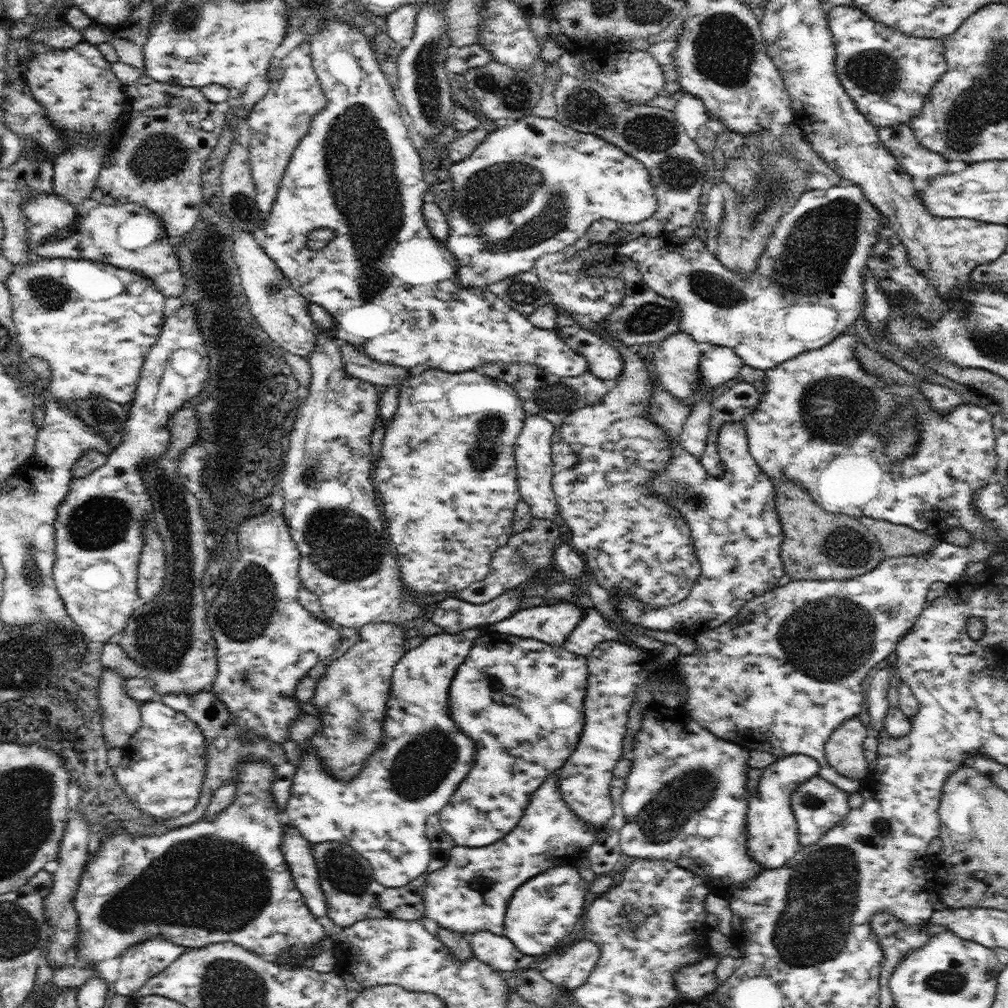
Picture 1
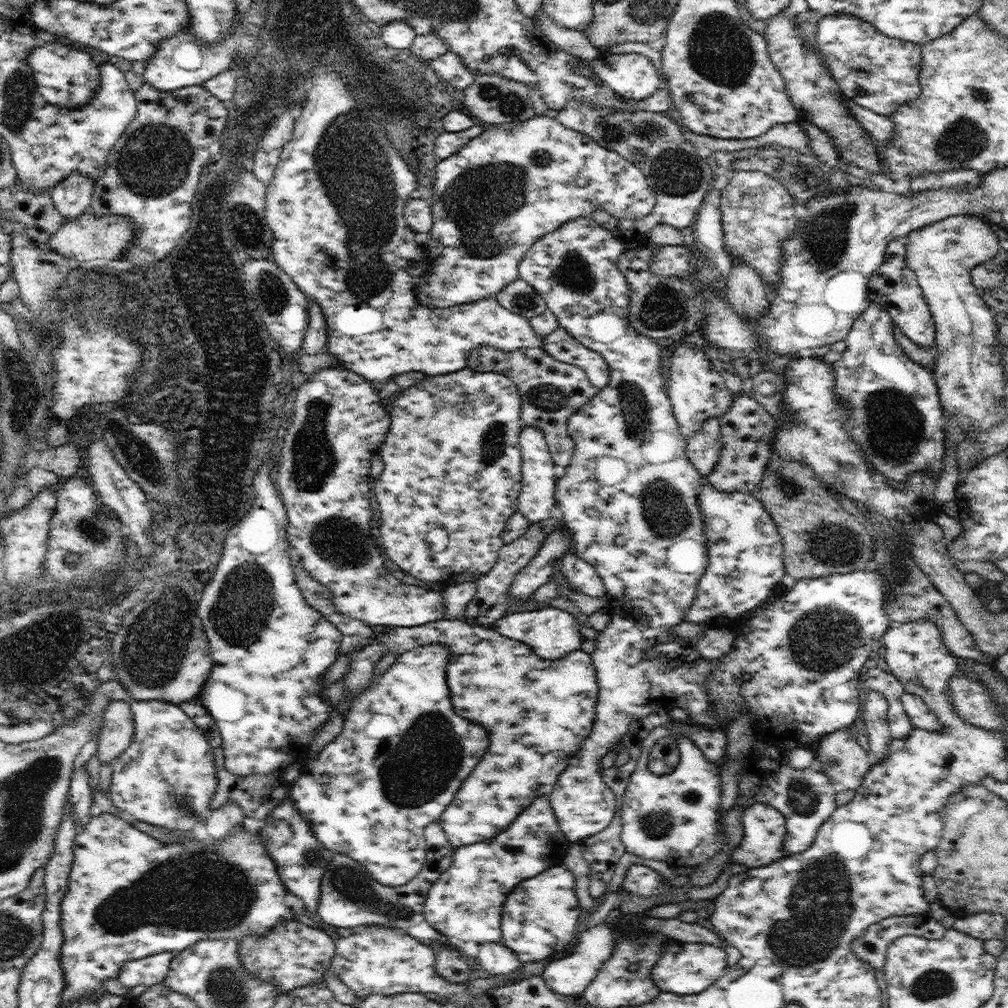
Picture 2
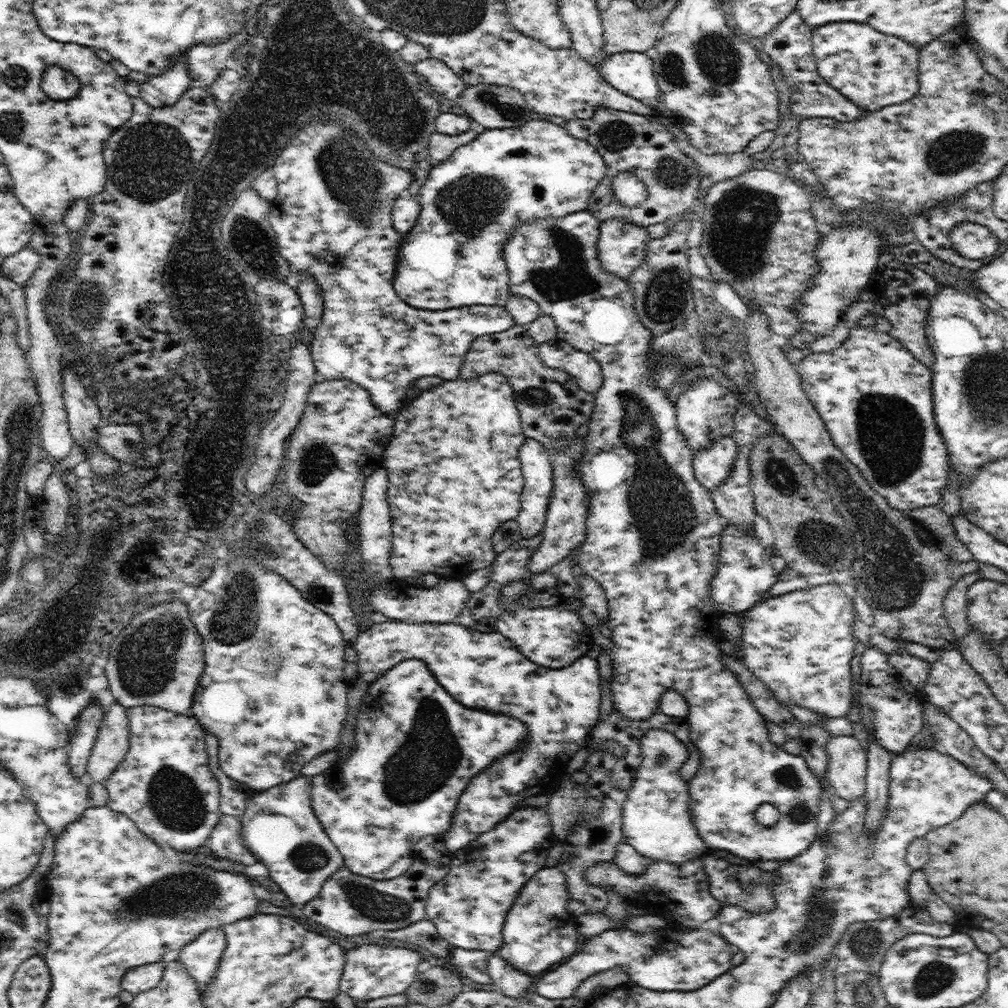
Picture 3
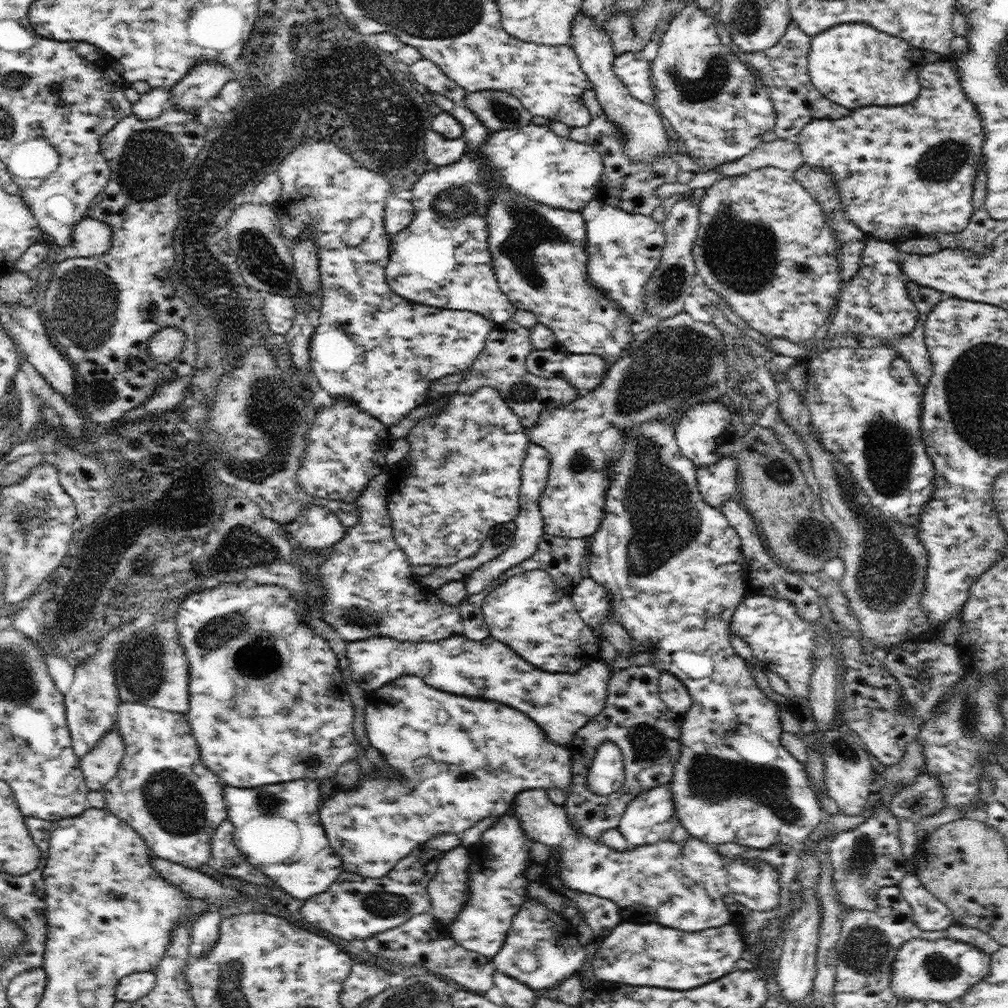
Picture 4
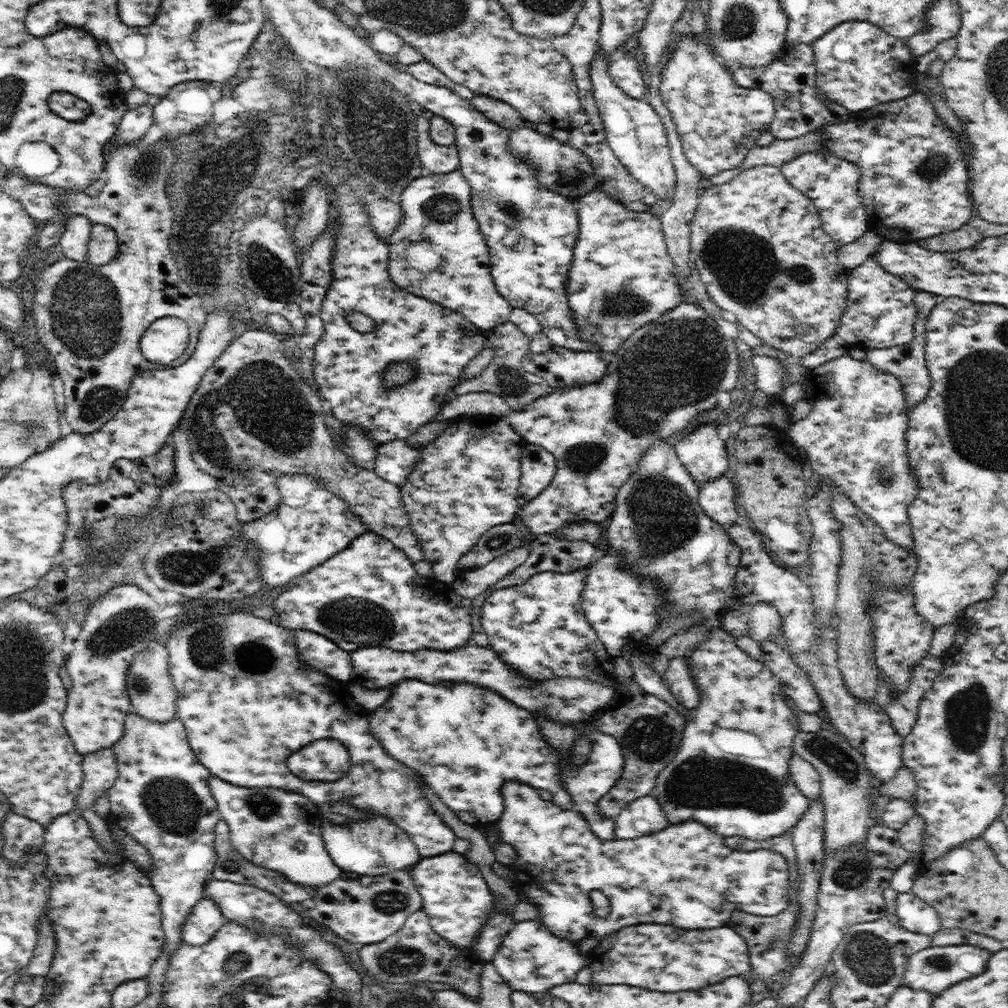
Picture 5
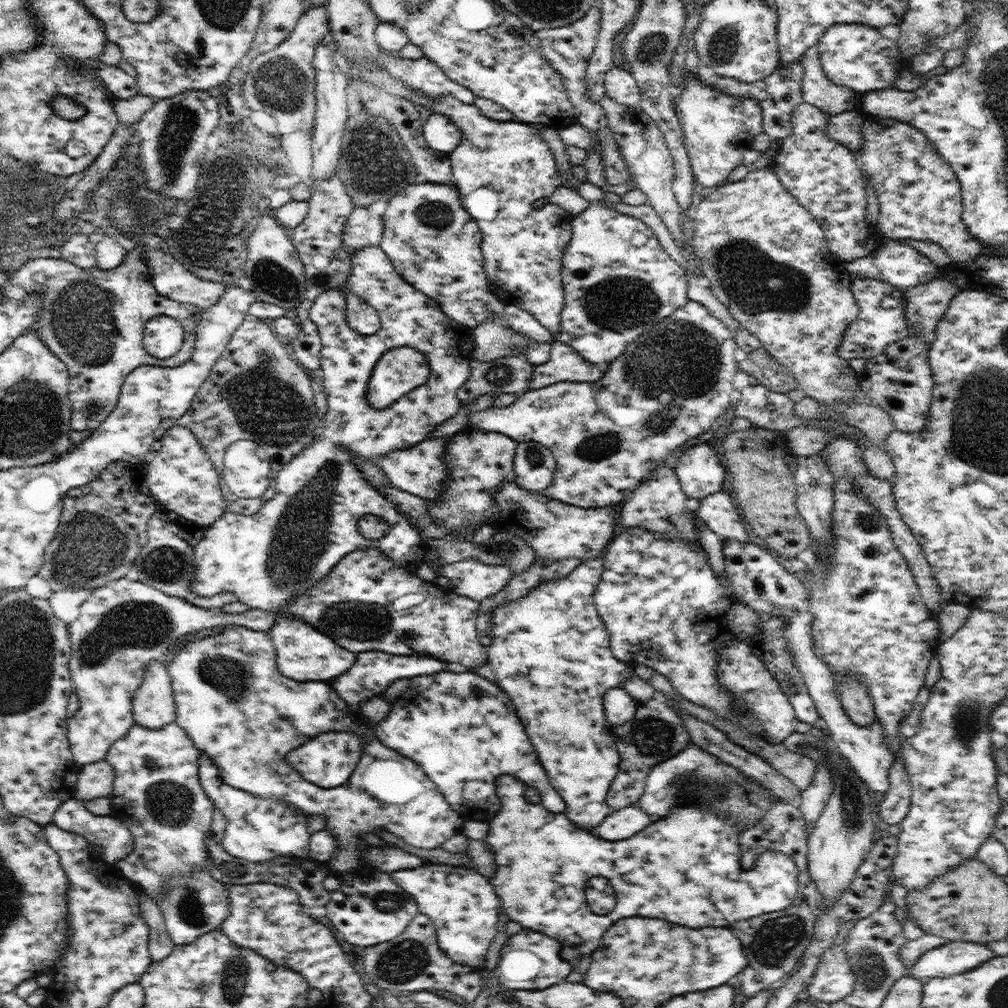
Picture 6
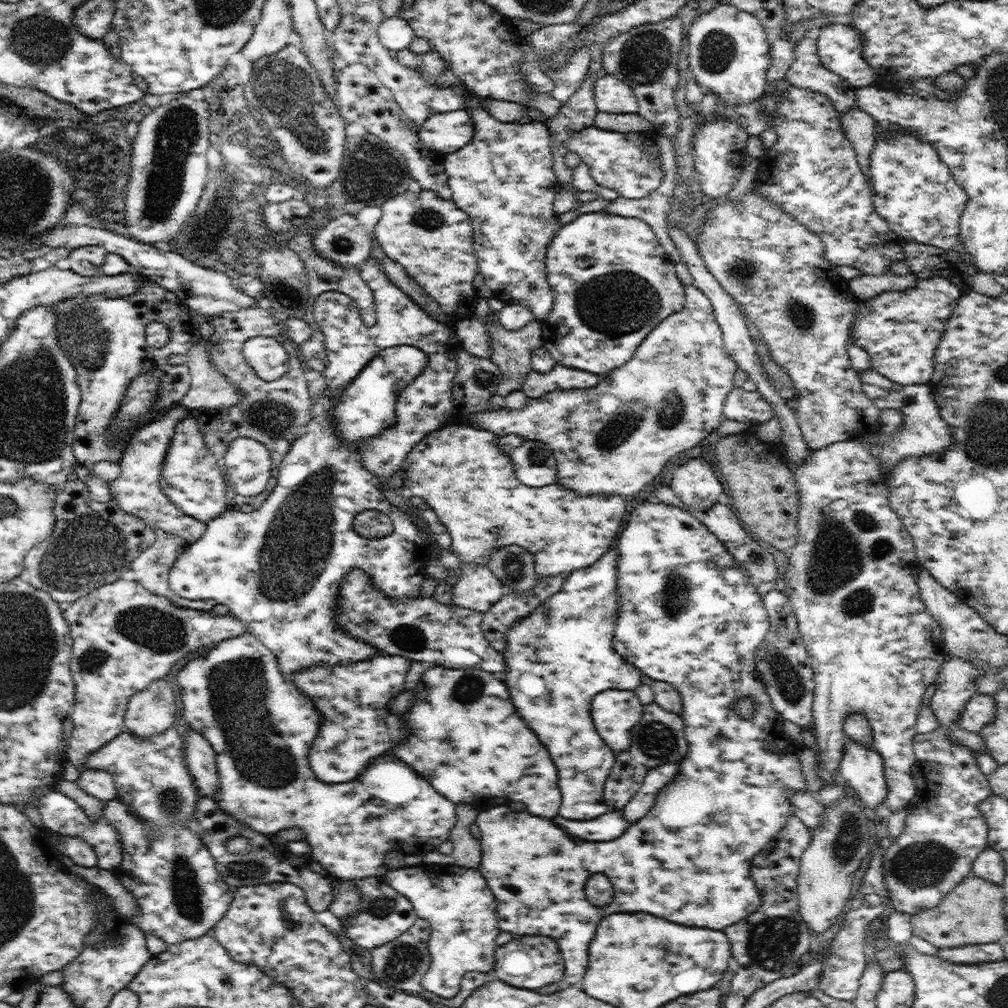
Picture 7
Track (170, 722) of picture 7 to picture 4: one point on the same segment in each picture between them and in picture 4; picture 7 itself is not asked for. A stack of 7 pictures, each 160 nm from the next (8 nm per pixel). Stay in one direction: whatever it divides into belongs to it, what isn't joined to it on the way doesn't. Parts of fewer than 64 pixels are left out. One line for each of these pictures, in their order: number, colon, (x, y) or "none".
4: (150, 668)
5: (153, 697)
6: (153, 705)

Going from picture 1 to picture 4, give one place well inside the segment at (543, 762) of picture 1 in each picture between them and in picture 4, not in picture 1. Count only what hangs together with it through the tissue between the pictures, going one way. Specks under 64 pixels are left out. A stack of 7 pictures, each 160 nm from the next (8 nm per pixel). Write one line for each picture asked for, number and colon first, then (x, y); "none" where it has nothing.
2: (537, 712)
3: (560, 706)
4: (560, 704)

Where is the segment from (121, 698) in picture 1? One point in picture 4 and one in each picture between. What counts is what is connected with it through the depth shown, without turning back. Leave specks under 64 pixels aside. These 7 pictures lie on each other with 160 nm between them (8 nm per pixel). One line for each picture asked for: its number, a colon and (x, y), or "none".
2: (118, 721)
3: (112, 744)
4: (99, 766)

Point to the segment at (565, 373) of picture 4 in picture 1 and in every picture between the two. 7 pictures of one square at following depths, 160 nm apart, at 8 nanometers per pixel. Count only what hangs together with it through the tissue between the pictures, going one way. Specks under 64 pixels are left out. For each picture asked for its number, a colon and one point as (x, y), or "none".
1: (604, 360)
2: (560, 344)
3: (555, 352)

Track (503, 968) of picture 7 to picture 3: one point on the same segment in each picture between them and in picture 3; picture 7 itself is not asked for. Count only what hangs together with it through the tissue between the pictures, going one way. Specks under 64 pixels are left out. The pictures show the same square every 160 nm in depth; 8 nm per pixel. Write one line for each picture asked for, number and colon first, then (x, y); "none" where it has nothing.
3: (540, 933)
4: (541, 950)
5: (531, 958)
6: (529, 960)

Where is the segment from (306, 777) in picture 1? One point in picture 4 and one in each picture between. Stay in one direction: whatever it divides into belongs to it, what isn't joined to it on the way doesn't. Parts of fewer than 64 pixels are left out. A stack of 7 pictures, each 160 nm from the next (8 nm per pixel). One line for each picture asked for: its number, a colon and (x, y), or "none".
2: (402, 755)
3: (402, 781)
4: (462, 759)

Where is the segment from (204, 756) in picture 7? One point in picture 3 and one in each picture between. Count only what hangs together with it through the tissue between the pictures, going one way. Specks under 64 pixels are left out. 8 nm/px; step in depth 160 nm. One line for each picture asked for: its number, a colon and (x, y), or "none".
3: (279, 826)
4: (278, 829)
5: (279, 830)
6: (258, 829)

